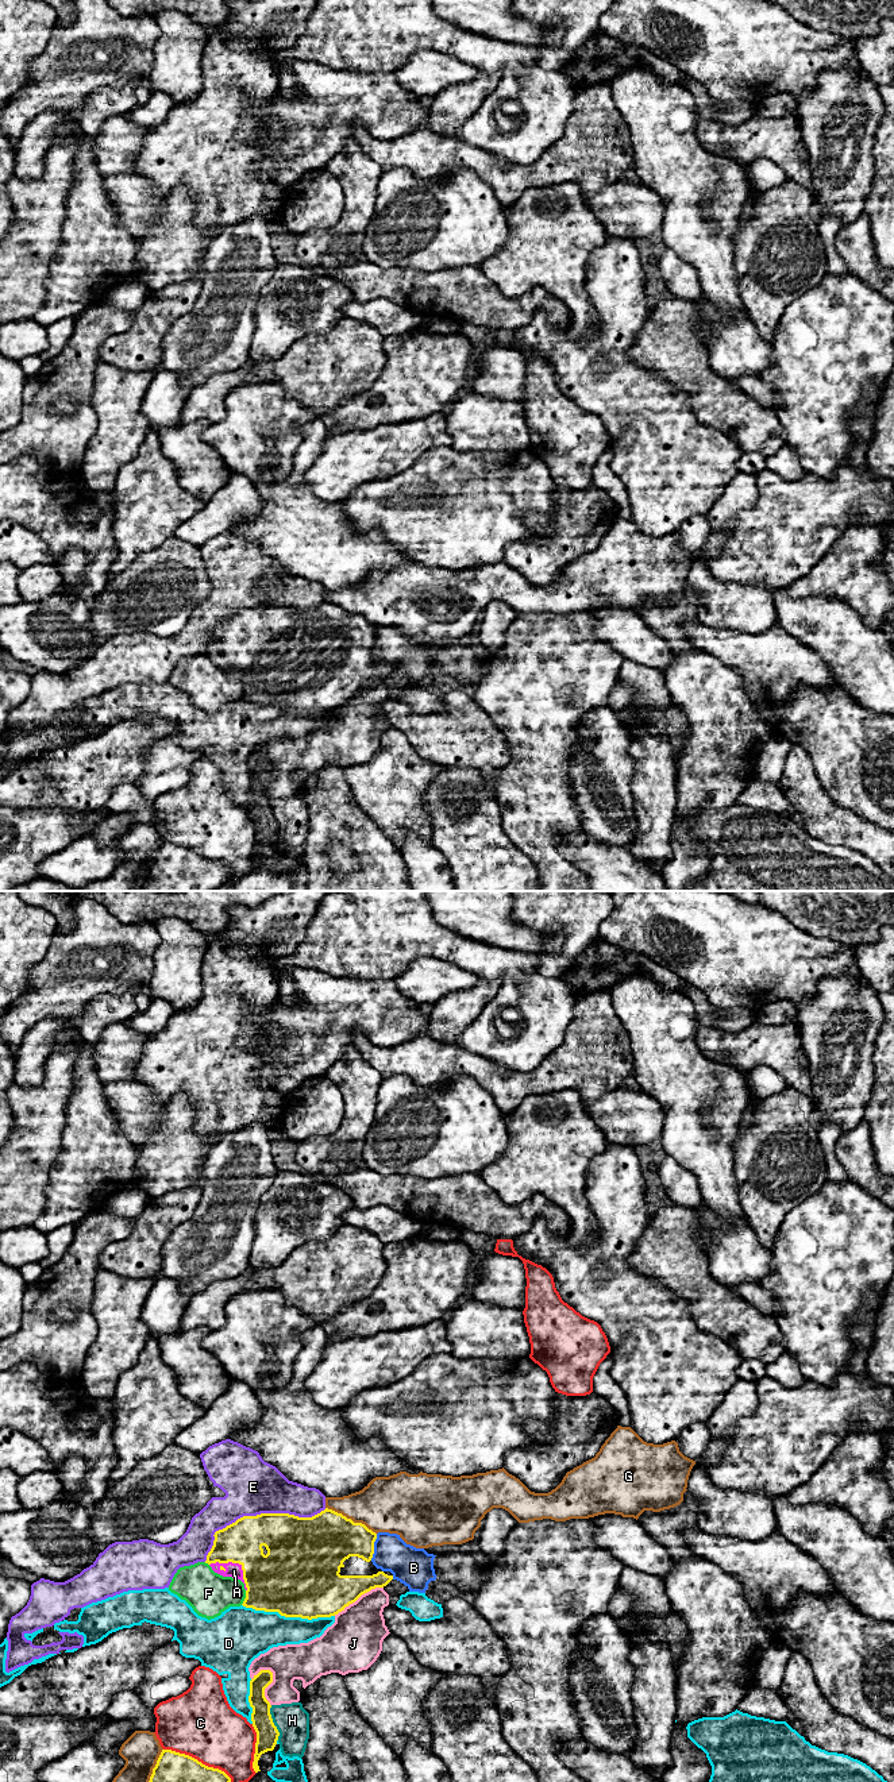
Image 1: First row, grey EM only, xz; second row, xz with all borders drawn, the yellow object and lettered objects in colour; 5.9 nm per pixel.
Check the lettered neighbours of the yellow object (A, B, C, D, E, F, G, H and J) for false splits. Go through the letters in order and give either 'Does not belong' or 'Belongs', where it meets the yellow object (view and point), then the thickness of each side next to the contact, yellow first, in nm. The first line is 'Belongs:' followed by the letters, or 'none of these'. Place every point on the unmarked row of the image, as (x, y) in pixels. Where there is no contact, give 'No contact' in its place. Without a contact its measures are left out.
Belongs: A
A: Belongs. Touches yellow at xz (238, 655). Thickness 340 nm (yellow) against 90 nm
B: Does not belong. Touches yellow at xz (373, 640). Thickness 300 nm (yellow) against 220 nm
C: Does not belong. Touches yellow at xz (200, 855). Thickness 400 nm (yellow) against 400 nm
D: Does not belong. Touches yellow at xz (288, 709). Thickness 480 nm (yellow) against 280 nm
E: Does not belong. Touches yellow at xz (257, 608). Thickness 300 nm (yellow) against 340 nm
F: Does not belong. Touches yellow at xz (246, 690). Thickness 380 nm (yellow) against 260 nm
G: Does not belong. Touches yellow at xz (350, 612). Thickness 360 nm (yellow) against 340 nm
H: Does not belong. Touches yellow at xz (273, 816). Thickness 130 nm (yellow) against 200 nm
J: Does not belong. Touches yellow at xz (270, 775). Thickness 120 nm (yellow) against 220 nm

